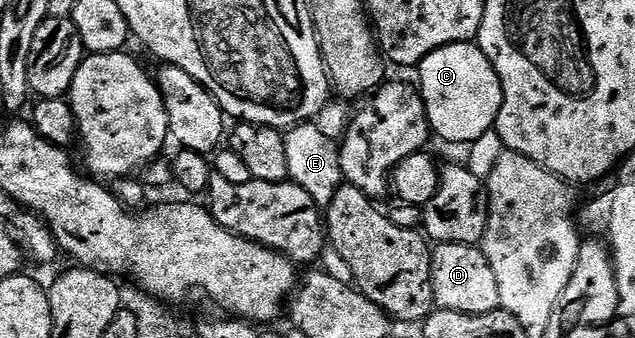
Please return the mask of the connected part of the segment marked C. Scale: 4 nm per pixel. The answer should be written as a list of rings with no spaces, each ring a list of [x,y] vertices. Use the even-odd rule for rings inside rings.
[[[475,42],[452,43],[449,47],[430,53],[418,65],[419,71],[418,90],[420,96],[424,98],[424,104],[428,110],[428,125],[434,132],[435,138],[437,135],[438,138],[445,139],[448,143],[471,145],[474,141],[478,141],[478,137],[482,137],[482,133],[495,128],[496,118],[502,109],[504,100],[502,85],[494,65],[490,65],[486,53],[482,53],[482,49]]]

